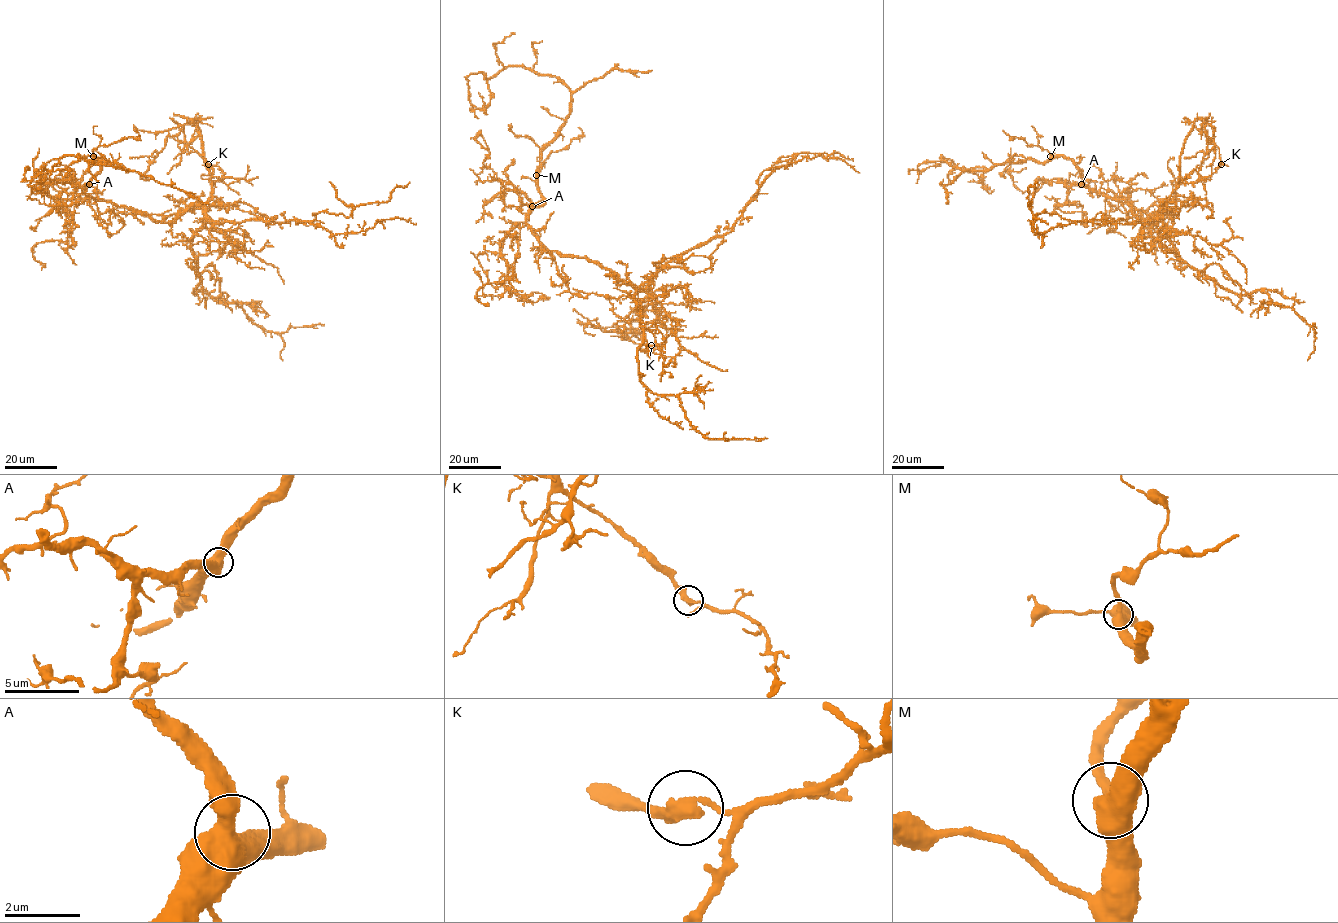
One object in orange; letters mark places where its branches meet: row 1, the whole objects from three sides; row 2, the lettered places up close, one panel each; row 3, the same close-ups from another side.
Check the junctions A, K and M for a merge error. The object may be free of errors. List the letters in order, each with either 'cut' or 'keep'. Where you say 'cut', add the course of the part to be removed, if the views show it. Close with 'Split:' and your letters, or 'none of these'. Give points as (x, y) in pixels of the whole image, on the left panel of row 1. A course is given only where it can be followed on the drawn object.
A: keep
K: cut | (208, 164), (186, 144), (184, 128), (169, 117)
M: keep
Split: K

